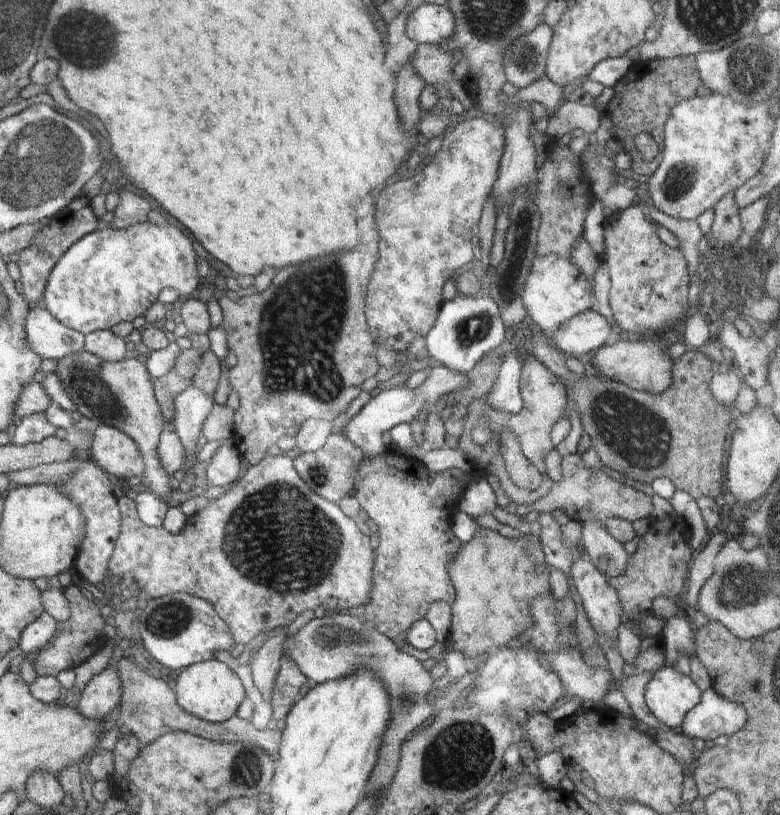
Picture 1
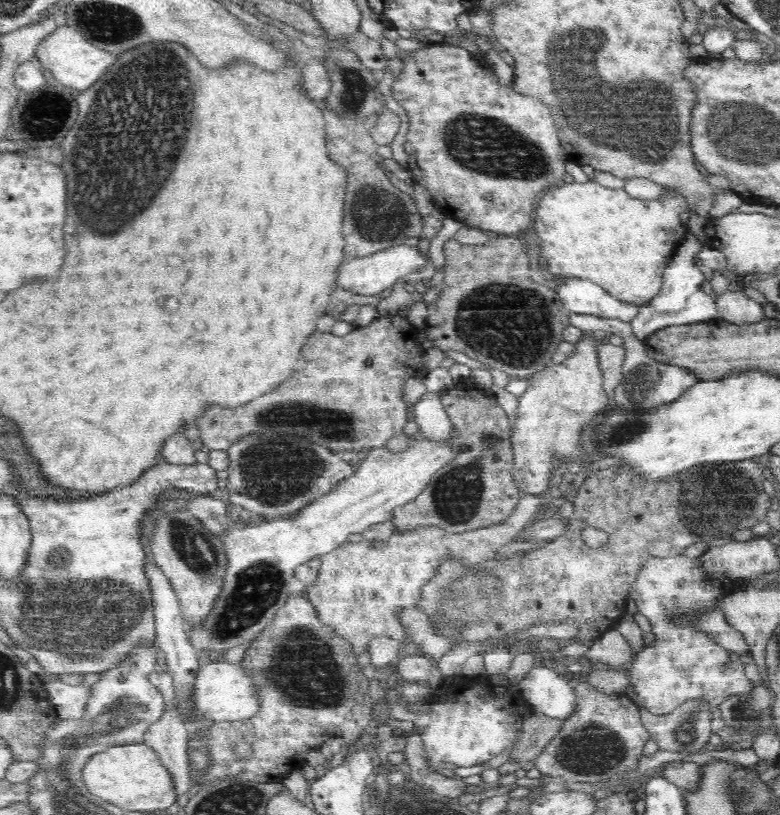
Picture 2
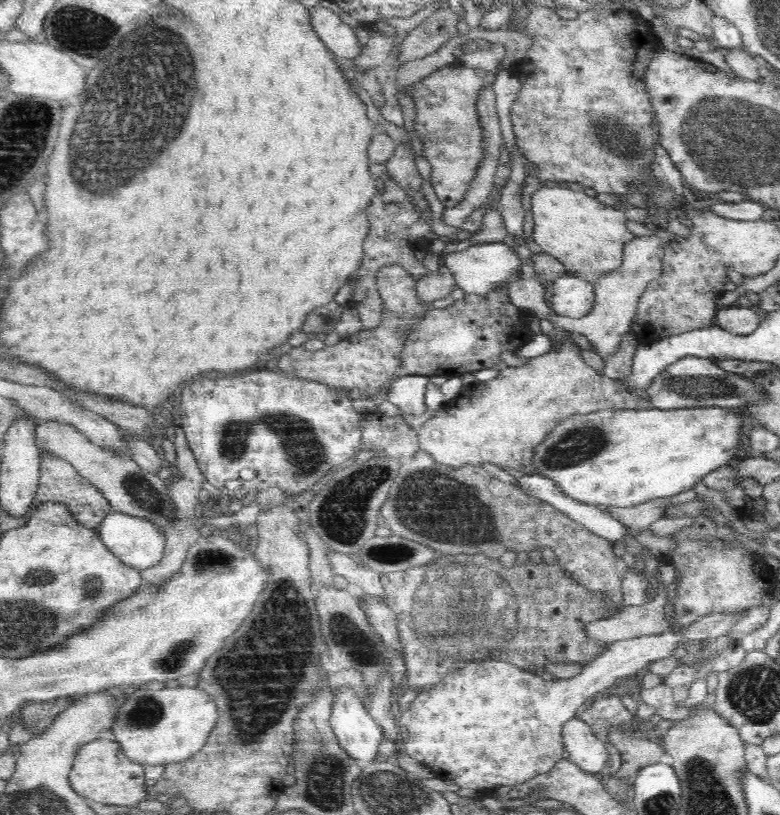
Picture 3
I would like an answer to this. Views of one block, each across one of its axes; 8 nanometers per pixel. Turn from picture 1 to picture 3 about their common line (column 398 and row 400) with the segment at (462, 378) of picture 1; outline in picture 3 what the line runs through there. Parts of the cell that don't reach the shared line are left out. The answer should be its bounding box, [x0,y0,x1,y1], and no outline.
[388,375,427,415]

